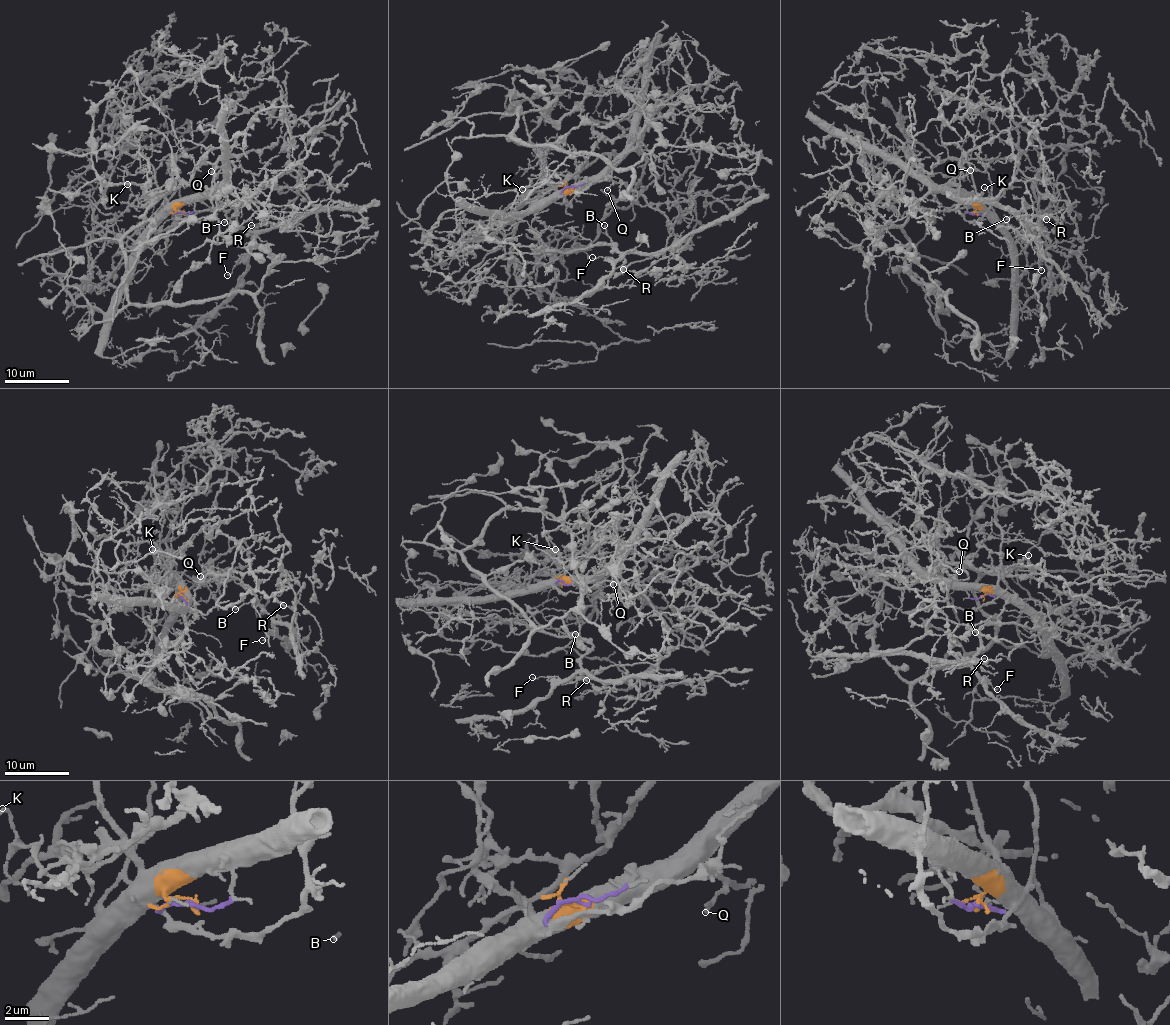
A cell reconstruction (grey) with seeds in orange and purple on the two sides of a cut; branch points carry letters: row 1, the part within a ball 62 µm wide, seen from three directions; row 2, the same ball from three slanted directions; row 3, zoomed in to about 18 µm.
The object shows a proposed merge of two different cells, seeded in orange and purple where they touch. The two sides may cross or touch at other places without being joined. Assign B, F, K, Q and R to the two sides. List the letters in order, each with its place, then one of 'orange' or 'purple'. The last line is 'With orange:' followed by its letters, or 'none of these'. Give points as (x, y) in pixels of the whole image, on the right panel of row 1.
B: (1006, 219) | purple
F: (1041, 270) | purple
K: (984, 187) | orange
Q: (970, 170) | purple
R: (1046, 219) | purple
With orange: K

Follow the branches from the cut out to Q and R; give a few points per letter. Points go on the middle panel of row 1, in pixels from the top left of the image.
Q: (572, 187), (561, 192), (585, 190), (605, 177), (612, 182), (607, 191)
R: (572, 187), (561, 192), (605, 177), (626, 183), (665, 217), (681, 249), (697, 231), (648, 266), (623, 270)

